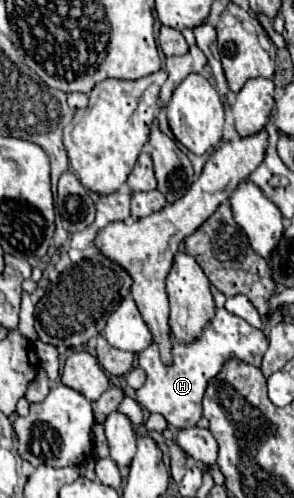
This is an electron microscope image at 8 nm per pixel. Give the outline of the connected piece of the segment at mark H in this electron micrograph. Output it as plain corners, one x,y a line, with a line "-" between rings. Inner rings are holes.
218,309
214,319
202,329
202,333
192,343
180,343
170,335
172,345
172,363
166,365
160,359
160,349
156,343
150,343
144,351
138,353
136,365
144,369
146,383
136,391
136,401
150,413
162,413
166,421
176,429
194,427
202,417
202,397
208,383
224,369
230,359
260,367
262,355
266,353
268,341
264,333
244,319

